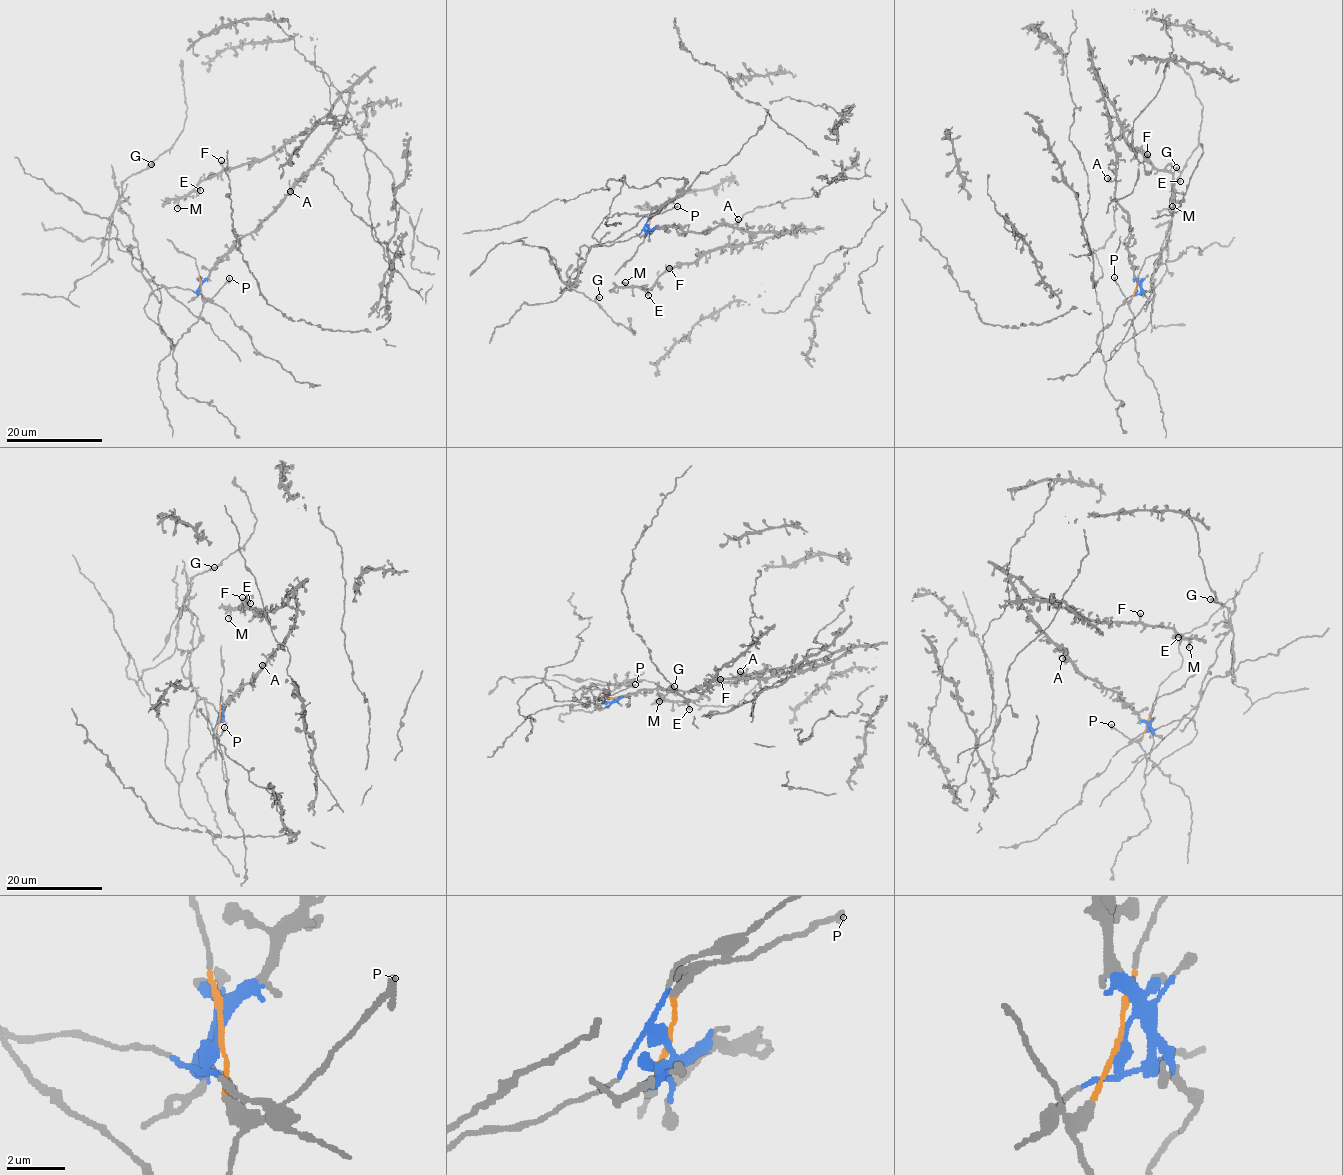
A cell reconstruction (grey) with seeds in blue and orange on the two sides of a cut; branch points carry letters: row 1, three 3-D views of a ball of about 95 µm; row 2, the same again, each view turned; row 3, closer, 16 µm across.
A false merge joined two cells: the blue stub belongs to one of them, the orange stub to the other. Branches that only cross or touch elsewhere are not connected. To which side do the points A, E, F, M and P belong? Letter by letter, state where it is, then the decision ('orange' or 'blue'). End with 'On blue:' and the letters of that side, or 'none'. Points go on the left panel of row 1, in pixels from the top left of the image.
A: (290, 191) | blue
E: (200, 190) | blue
F: (221, 160) | blue
M: (177, 208) | blue
P: (229, 278) | orange
On blue: A, E, F, M

